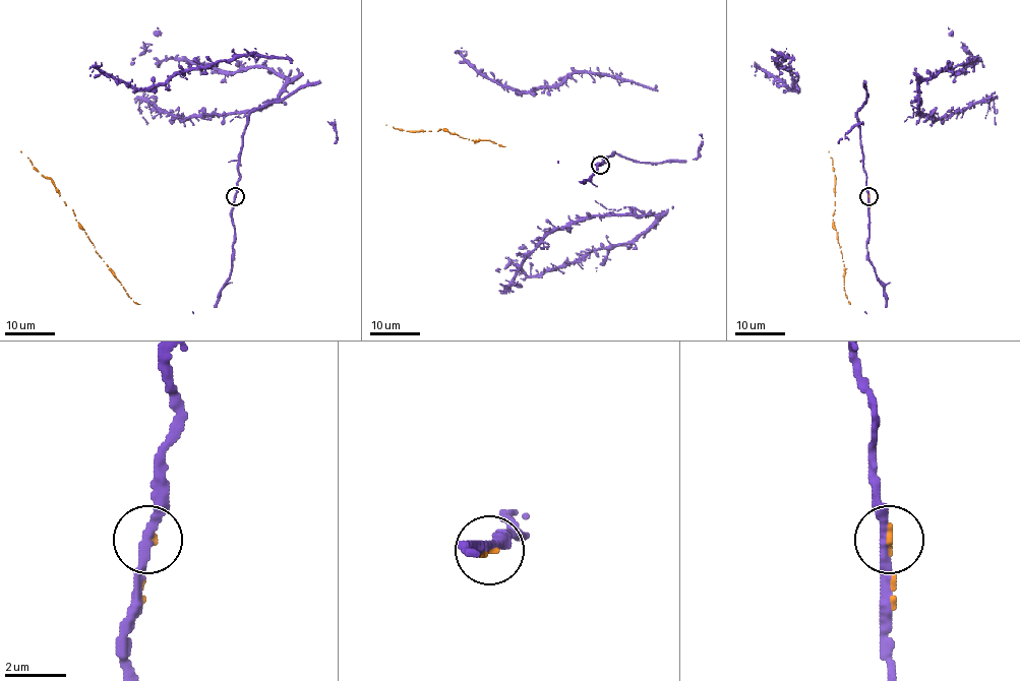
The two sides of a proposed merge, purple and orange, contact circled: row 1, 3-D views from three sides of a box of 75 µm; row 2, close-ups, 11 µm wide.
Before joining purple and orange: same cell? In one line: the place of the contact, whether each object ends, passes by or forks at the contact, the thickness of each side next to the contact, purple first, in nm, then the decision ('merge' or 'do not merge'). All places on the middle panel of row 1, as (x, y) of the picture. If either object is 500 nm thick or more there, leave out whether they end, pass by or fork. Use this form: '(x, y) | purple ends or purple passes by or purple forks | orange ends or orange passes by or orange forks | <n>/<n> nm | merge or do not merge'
(600, 165) | purple passes by | orange ends | 320/260 nm | merge

